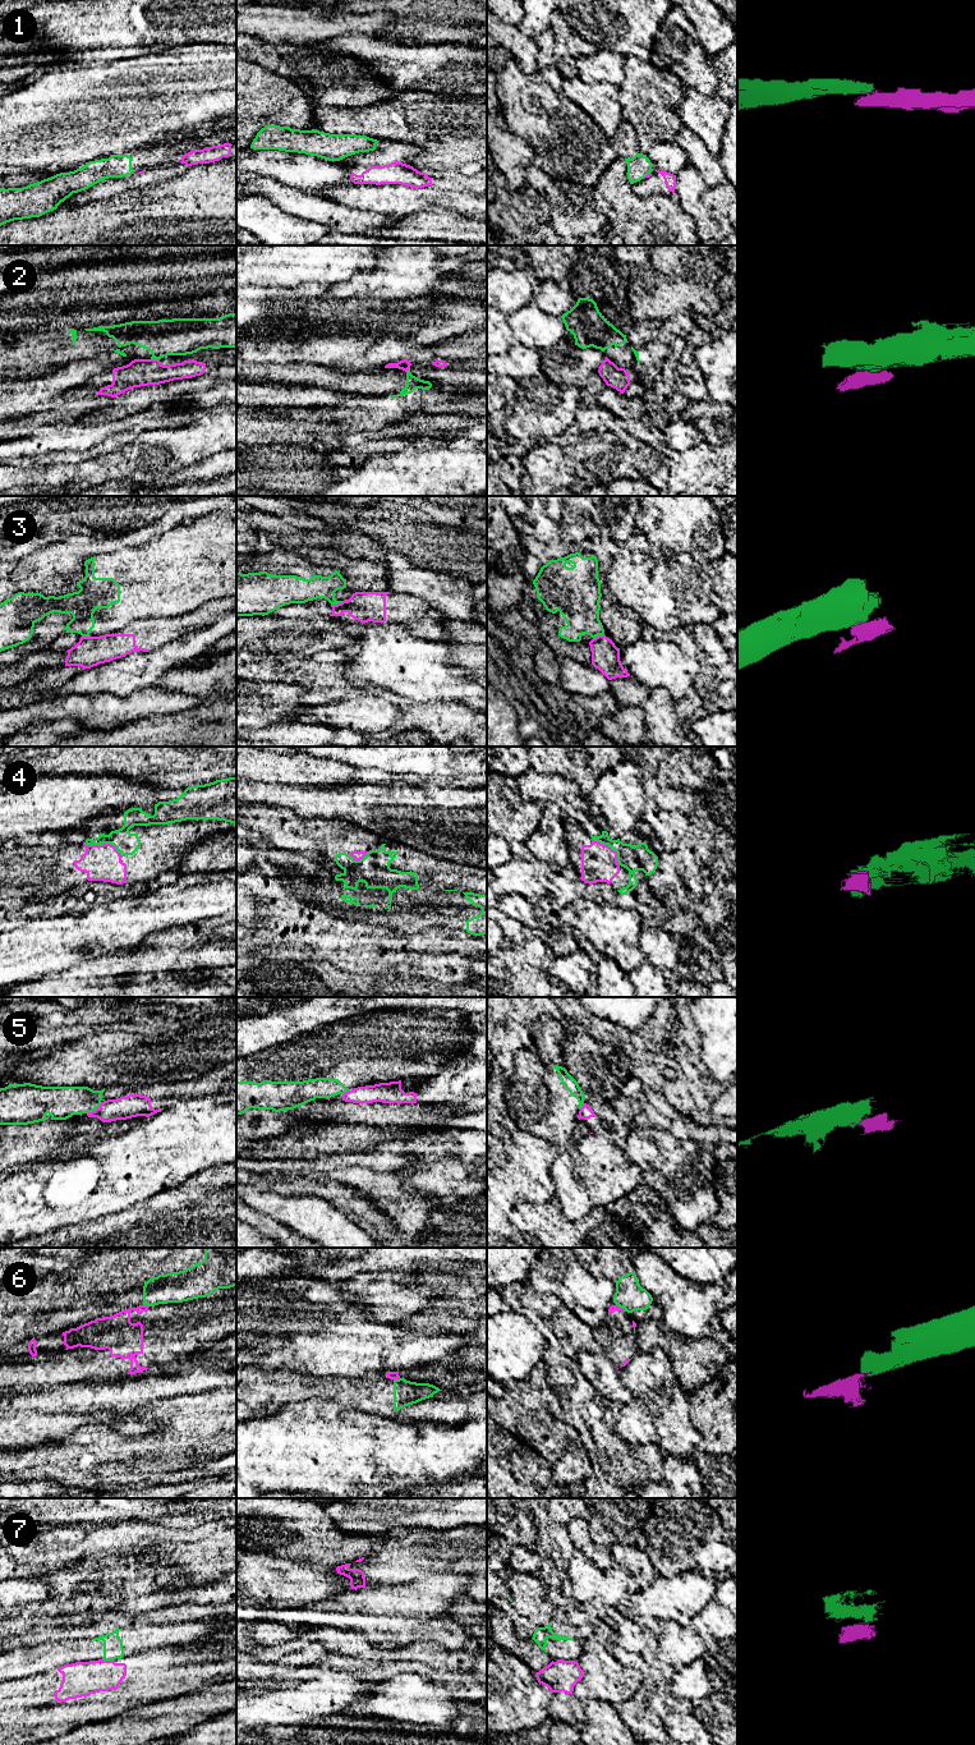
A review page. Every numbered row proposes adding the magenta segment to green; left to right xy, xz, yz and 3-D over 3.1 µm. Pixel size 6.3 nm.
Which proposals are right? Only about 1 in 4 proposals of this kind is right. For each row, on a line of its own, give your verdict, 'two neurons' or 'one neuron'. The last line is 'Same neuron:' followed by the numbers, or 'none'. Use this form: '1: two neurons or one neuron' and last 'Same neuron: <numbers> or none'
1: two neurons
2: two neurons
3: two neurons
4: one neuron
5: two neurons
6: two neurons
7: two neurons
Same neuron: 4

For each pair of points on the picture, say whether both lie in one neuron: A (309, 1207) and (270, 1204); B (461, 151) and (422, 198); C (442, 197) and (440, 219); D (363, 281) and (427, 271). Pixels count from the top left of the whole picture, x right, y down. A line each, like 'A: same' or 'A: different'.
A: same
B: different
C: different
D: same

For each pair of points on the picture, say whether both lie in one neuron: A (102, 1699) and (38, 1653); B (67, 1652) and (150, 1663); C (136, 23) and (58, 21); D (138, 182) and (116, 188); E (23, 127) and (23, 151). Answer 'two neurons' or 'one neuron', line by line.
A: two neurons
B: two neurons
C: one neuron
D: one neuron
E: one neuron

